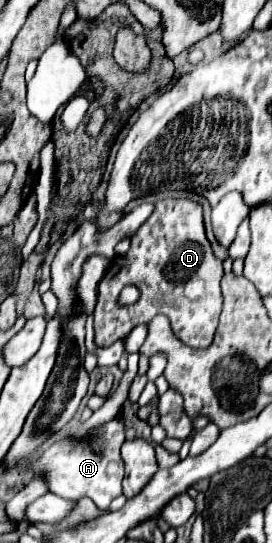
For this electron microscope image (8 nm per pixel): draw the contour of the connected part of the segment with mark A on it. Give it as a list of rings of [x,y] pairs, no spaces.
[[[113,419],[95,431],[93,439],[83,443],[73,443],[69,439],[55,443],[51,449],[47,449],[39,459],[31,461],[31,469],[35,473],[43,473],[49,491],[57,493],[65,499],[81,499],[89,497],[99,509],[107,509],[109,503],[121,495],[121,481],[125,477],[125,463],[121,459],[121,445],[125,441],[125,431],[121,427],[119,419]]]

